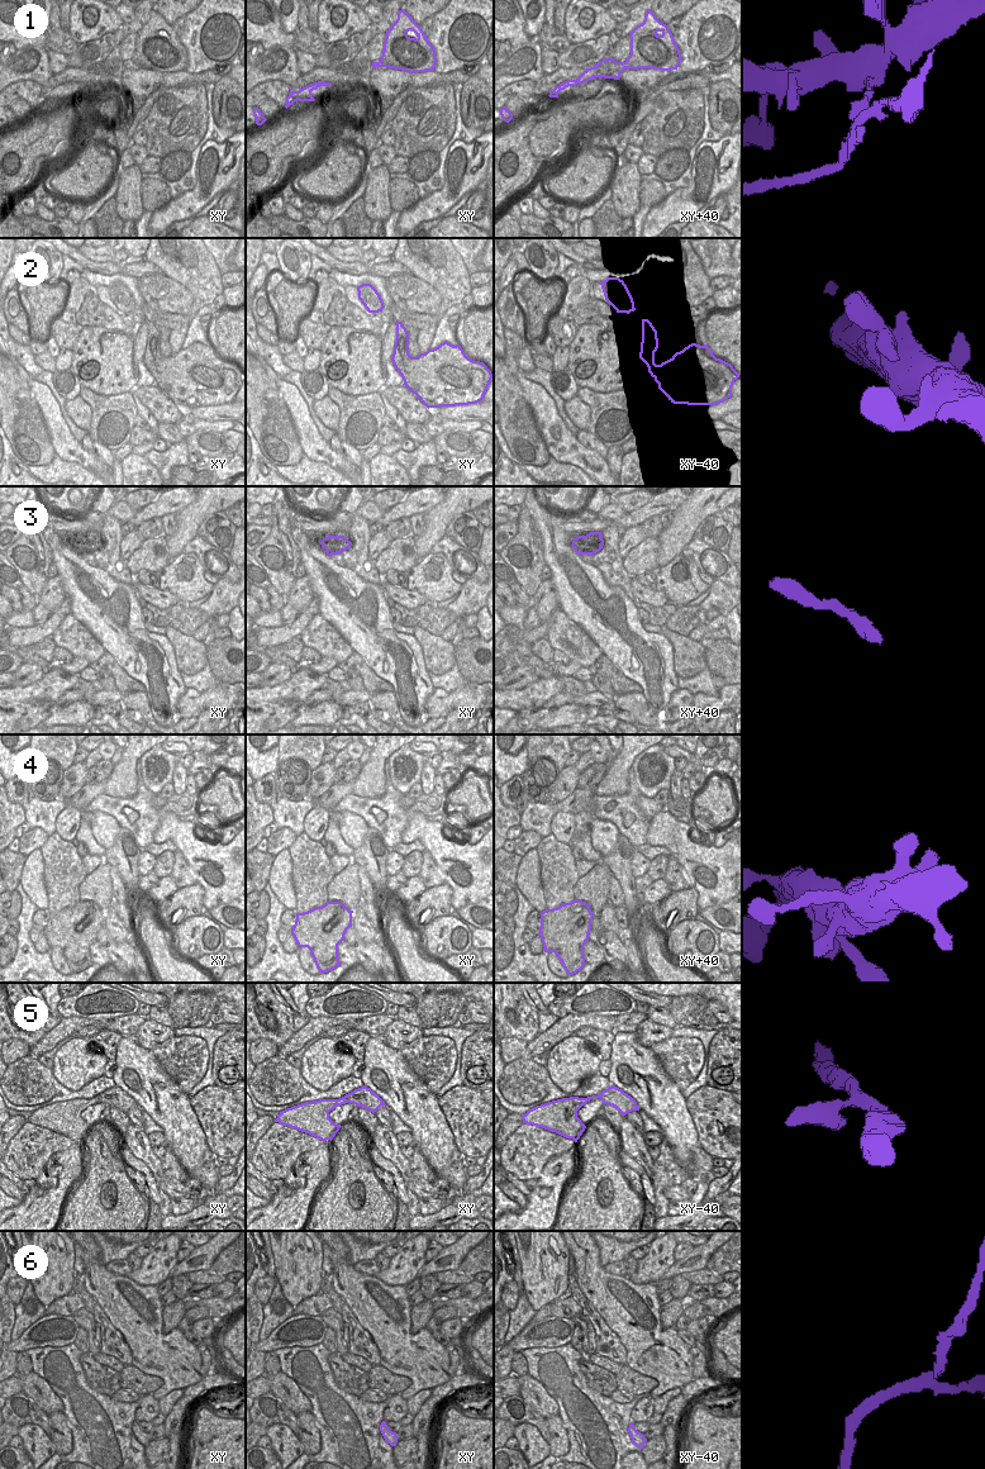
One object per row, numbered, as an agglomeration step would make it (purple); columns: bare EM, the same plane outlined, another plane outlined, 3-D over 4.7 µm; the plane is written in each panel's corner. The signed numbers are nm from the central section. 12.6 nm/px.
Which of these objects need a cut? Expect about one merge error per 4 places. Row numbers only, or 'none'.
1, 6

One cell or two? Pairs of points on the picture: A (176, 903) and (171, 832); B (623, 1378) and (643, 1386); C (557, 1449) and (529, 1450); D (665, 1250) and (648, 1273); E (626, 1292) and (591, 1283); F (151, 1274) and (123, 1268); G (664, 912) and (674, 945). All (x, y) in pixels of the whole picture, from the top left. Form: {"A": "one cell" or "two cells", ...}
{"A": "two cells", "B": "one cell", "C": "two cells", "D": "one cell", "E": "one cell", "F": "two cells", "G": "two cells"}

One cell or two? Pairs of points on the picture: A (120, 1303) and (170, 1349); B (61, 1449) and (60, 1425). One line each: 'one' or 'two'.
A: one
B: one

